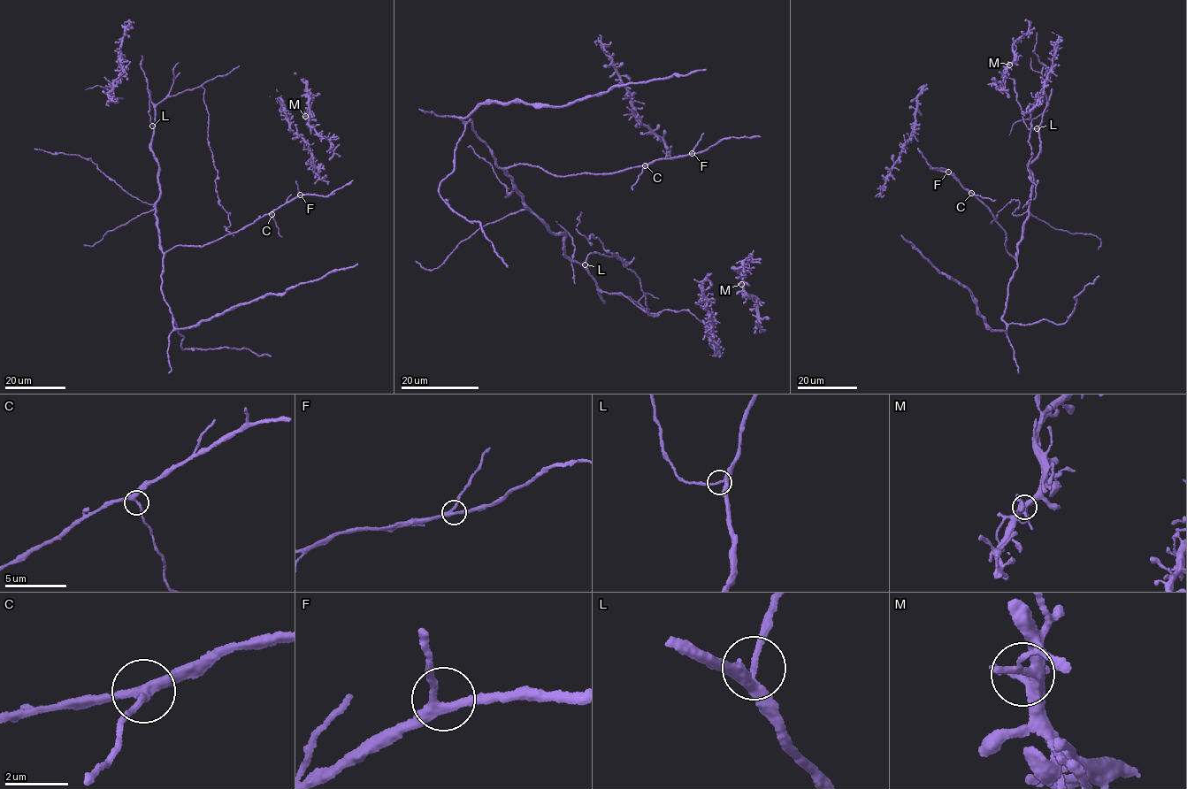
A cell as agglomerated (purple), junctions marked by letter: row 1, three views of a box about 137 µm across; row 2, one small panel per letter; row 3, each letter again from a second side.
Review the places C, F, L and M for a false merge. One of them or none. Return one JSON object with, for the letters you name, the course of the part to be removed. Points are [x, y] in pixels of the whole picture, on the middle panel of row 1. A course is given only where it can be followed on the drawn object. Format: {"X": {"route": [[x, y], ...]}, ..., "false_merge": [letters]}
{"false_merge": []}

